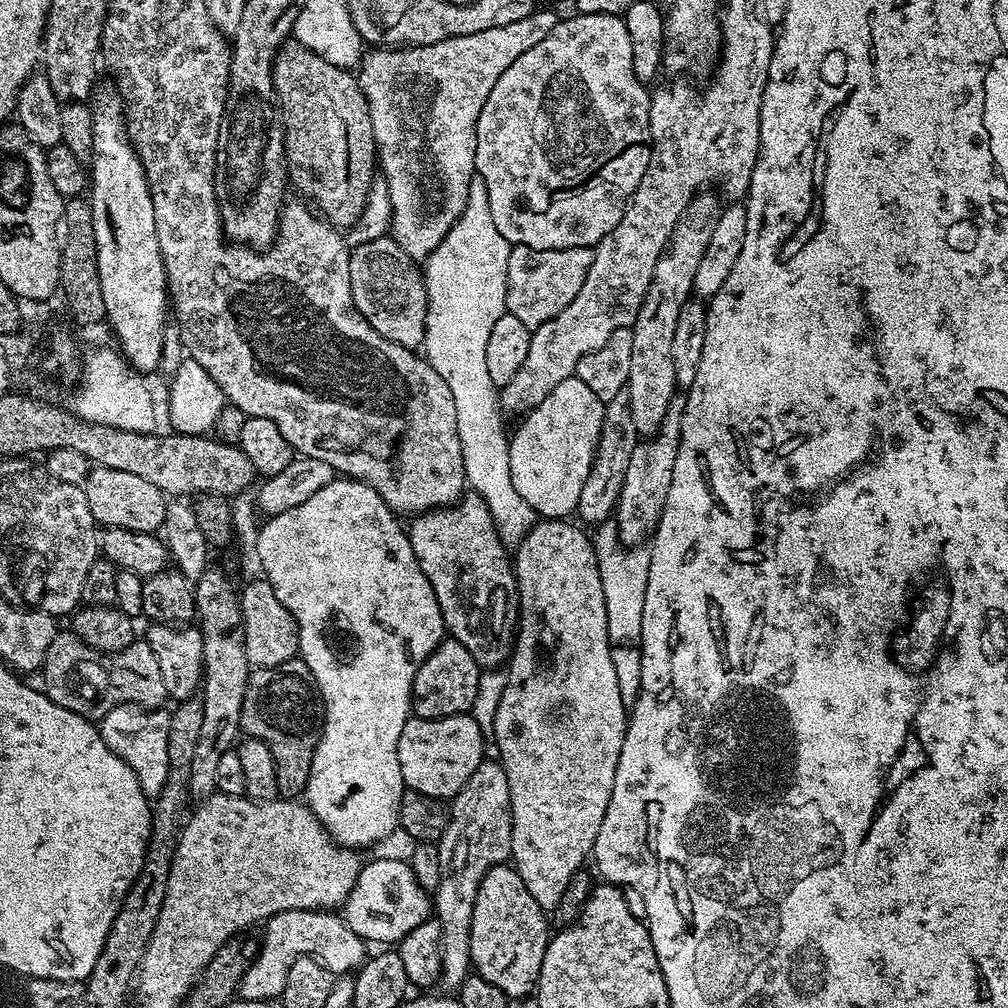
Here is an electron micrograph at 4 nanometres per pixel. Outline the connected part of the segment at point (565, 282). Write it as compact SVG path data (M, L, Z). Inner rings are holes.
M515 245L506 270L506 311L530 330L542 326L542 322L550 322L550 318L562 314L562 310L574 302L574 294L582 290L582 282L586 282L593 262L592 248L534 250L530 246Z

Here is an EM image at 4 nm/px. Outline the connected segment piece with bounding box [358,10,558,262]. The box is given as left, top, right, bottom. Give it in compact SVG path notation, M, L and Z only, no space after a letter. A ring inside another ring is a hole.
M535 10L520 22L448 37L433 44L394 48L376 46L365 51L364 59L358 65L358 79L374 130L378 172L386 182L392 207L390 235L413 262L427 260L442 238L446 238L454 222L458 222L462 210L466 210L472 177L476 175L478 114L482 114L482 106L486 106L494 82L502 78L502 70L506 70L514 58L526 54L530 46L538 46L538 42L554 30L557 22L558 16L554 13Z

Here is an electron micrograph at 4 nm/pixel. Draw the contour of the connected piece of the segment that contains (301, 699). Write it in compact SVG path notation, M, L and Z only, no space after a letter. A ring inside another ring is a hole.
M297 658L282 662L282 666L249 671L240 730L245 737L266 742L270 754L274 754L280 796L303 797L308 791L314 754L324 731L324 702L310 666Z

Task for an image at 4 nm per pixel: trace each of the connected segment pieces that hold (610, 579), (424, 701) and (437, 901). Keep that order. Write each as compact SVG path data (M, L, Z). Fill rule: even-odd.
M605 522L595 529L596 561L606 598L606 630L613 645L636 644L642 634L642 605L646 602L646 582L650 578L650 554L644 546L621 546L616 525Z
M451 638L441 640L439 646L422 662L412 680L412 712L418 718L437 720L447 716L462 716L471 713L474 698L478 695L478 682L482 669L474 662L474 654Z
M485 759L484 763L478 766L478 770L470 774L470 782L466 782L460 793L452 797L446 834L442 834L438 843L442 858L442 878L440 885L434 890L434 918L442 926L442 970L439 983L452 988L448 990L456 990L468 977L472 968L470 926L474 918L474 902L478 898L478 886L482 886L482 878L486 878L491 868L505 863L512 854L510 786L506 782L504 767L495 759Z

